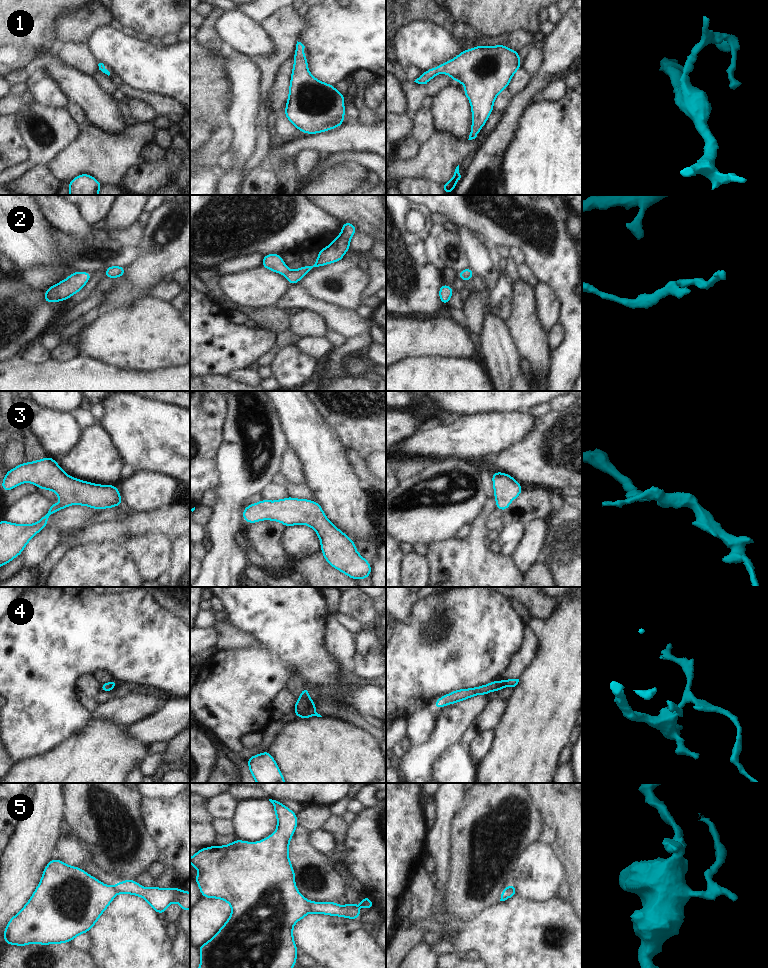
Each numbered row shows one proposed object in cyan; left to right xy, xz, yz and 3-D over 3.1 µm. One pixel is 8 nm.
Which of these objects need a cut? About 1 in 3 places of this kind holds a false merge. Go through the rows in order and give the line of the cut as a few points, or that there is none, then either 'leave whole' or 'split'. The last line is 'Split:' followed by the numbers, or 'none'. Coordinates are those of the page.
1: no cut; leave whole
2: no cut; leave whole
3: no cut; leave whole
4: no cut; leave whole
5: cut in xz along (311, 902), (309, 911); split
Split: 5

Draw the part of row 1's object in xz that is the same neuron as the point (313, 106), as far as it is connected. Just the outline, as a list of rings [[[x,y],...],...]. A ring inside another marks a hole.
[[[297,41],[285,116],[299,131],[317,134],[344,124],[345,96],[310,74],[304,48]]]

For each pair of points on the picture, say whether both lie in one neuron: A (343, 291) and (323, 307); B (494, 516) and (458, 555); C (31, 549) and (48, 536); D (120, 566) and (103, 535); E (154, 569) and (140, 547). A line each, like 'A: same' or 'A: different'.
A: different
B: different
C: same
D: different
E: same

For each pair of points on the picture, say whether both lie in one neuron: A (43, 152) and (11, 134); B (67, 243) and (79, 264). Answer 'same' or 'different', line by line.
A: different
B: same

